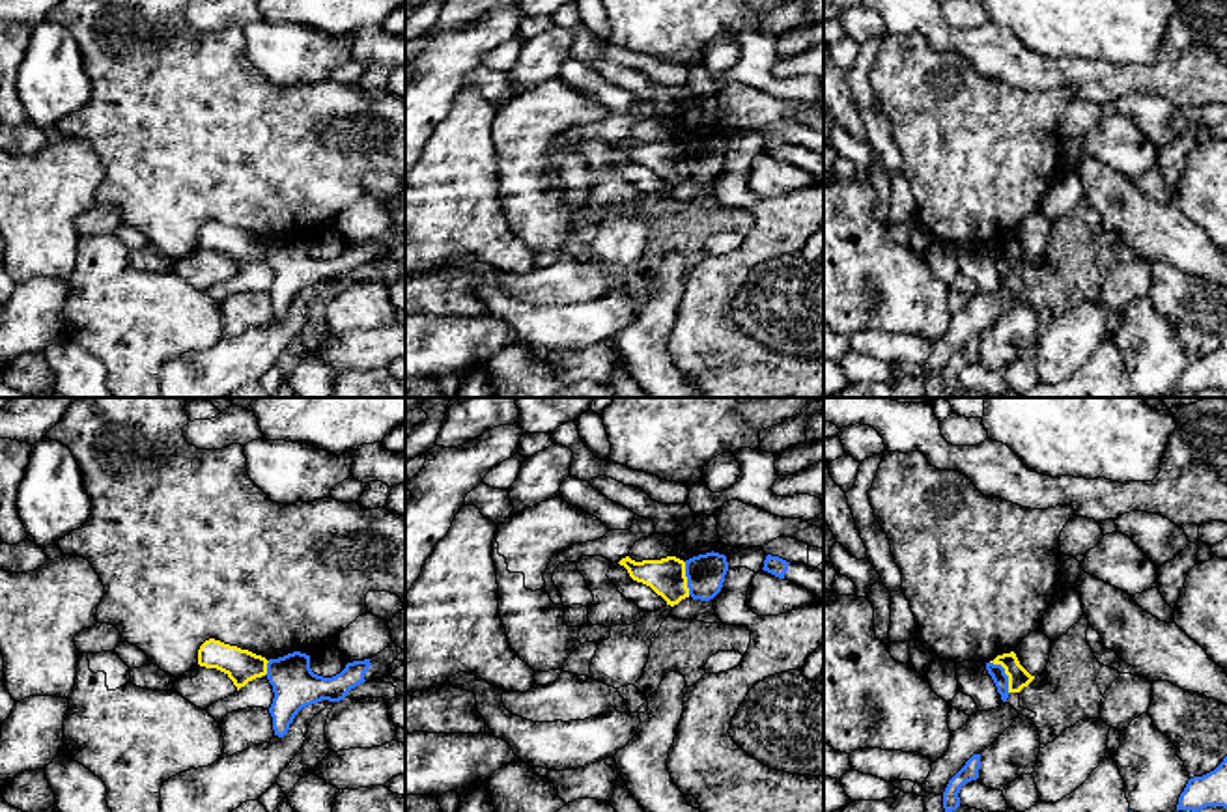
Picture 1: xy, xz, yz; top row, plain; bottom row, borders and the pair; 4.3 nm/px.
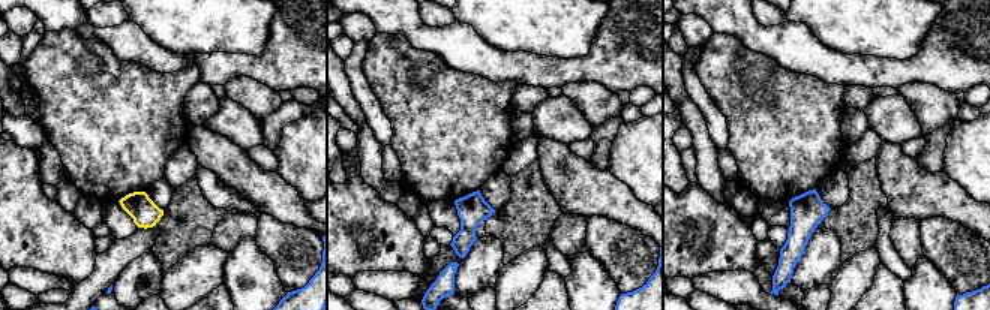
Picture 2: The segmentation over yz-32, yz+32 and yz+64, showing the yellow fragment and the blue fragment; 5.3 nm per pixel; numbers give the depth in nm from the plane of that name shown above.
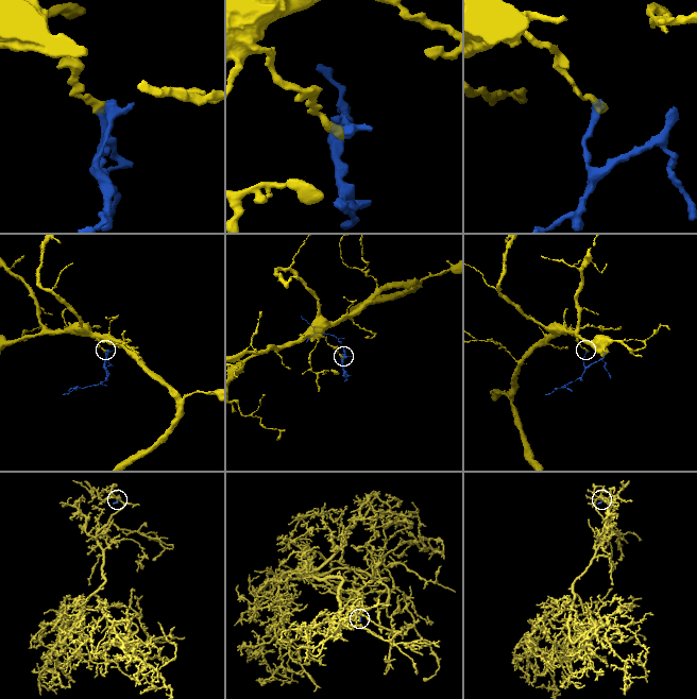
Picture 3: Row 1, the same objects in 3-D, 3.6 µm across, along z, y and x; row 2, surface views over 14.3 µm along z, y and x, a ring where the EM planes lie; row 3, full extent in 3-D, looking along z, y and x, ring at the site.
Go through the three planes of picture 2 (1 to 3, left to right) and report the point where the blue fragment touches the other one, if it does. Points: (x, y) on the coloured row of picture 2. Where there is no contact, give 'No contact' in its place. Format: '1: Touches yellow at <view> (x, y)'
1: No contact
2: No contact
3: No contact

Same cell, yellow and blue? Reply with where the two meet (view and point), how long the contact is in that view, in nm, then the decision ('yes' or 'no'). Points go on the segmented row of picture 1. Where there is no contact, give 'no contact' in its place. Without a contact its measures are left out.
meets yellow in yz at (1005, 672); contact 170 nm long; no

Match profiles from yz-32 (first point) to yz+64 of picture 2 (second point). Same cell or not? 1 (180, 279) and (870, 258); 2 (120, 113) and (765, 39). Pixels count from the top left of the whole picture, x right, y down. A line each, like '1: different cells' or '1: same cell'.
1: same cell
2: different cells

